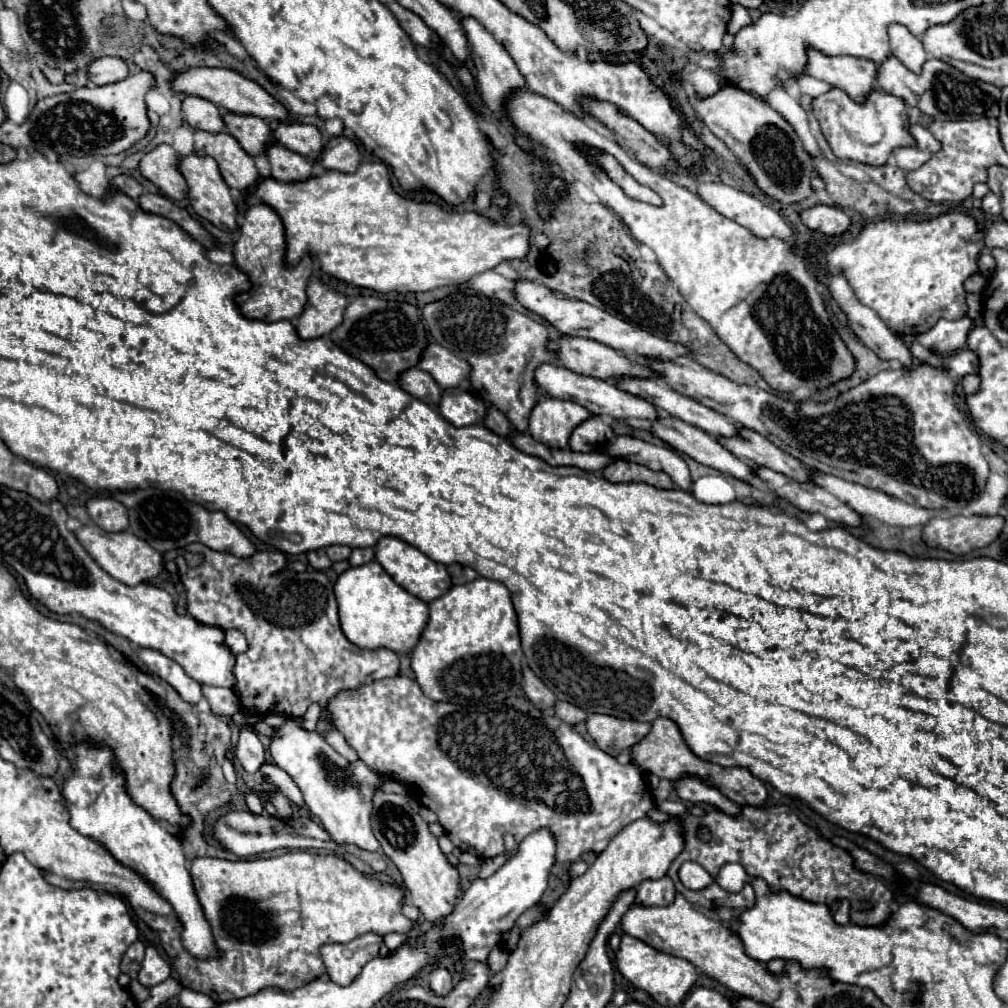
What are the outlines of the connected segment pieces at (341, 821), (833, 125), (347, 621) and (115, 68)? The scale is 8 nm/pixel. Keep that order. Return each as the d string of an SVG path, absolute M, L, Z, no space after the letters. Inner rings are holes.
M281 725L277 733L279 737L271 739L269 745L273 761L297 783L303 793L307 811L319 819L329 837L339 847L355 845L363 851L377 851L381 845L371 831L369 815L375 787L385 777L379 777L379 773L371 771L363 761L349 763L319 733L307 733L297 725Z
M831 87L823 95L817 95L811 105L829 147L839 159L881 167L891 159L895 149L915 145L915 137L909 133L909 105L883 89L875 89L863 103L857 103L843 89Z
M371 561L343 571L335 583L335 599L345 637L361 649L391 649L395 653L411 651L427 623L429 609L419 597L397 585L379 563Z
M103 57L103 59L95 59L89 69L87 69L87 77L93 85L109 85L109 83L117 83L123 81L127 77L129 69L127 63L119 57Z

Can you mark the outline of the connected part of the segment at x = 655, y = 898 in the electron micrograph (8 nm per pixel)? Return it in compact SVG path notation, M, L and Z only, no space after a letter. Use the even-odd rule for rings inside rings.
M667 875L655 881L643 881L635 893L635 905L645 907L667 905L673 903L673 899L675 899L675 885Z

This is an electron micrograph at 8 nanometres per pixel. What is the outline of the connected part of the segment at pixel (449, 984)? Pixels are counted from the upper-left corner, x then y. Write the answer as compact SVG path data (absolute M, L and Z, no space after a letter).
M437 967L435 971L431 971L429 975L429 987L433 993L437 995L447 995L453 989L453 981L451 981L451 973L445 967Z

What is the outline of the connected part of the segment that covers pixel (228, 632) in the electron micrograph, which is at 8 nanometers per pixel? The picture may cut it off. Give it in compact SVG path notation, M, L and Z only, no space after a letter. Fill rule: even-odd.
M225 629L225 643L233 653L243 653L247 651L247 639L241 631L235 629Z

